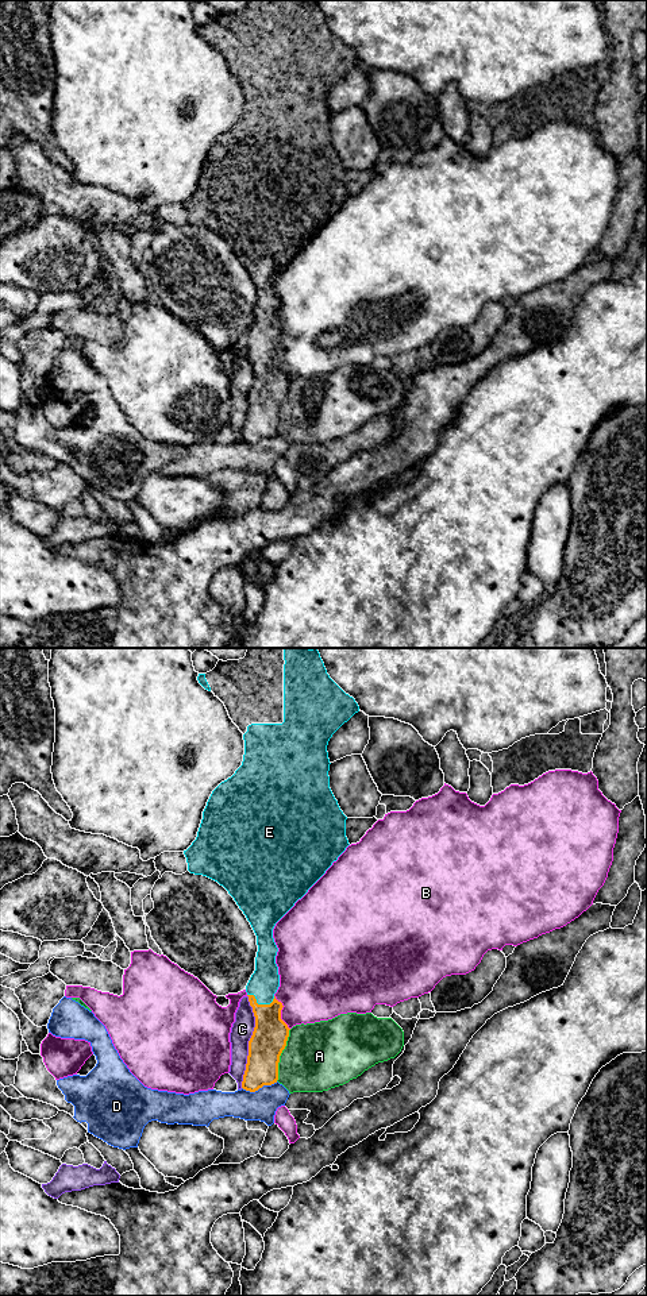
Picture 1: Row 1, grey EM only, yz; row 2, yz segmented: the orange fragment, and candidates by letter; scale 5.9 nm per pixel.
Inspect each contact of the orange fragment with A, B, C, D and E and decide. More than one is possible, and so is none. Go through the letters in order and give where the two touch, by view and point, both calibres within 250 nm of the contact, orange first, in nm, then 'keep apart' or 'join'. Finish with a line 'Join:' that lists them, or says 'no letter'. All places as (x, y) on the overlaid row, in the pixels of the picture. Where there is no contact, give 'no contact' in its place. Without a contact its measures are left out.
A: contact yz (280, 1055); calibres 220 and 400 nm; keep apart
B: contact yz (280, 1013); calibres 220 and 400 nm; keep apart
C: contact yz (249, 1041); calibres 220 and 130 nm; keep apart
D: contact yz (260, 1087); calibres 200 and 180 nm; keep apart
E: contact yz (260, 1005); calibres 220 and 180 nm; join
Join: E

